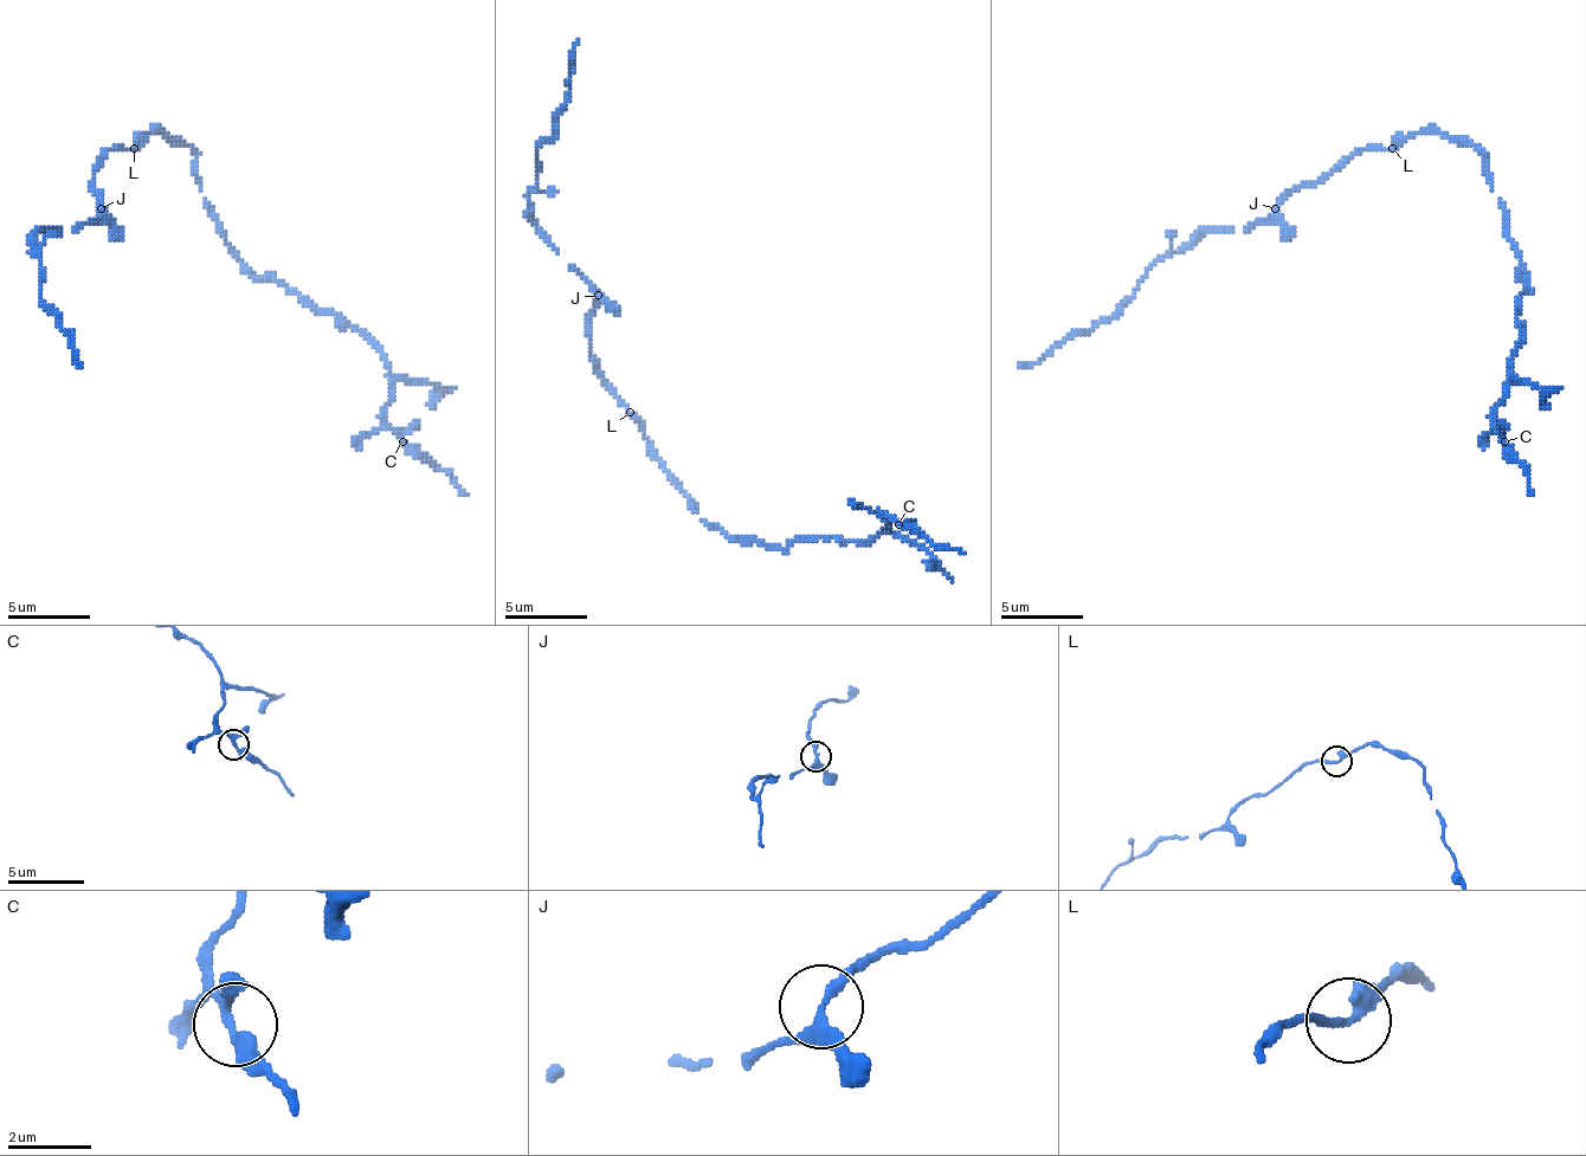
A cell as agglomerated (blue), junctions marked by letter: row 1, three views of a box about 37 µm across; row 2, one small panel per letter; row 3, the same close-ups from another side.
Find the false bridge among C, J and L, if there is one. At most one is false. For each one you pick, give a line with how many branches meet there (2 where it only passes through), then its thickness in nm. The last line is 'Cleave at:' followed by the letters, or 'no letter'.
Cleave at: no letter

